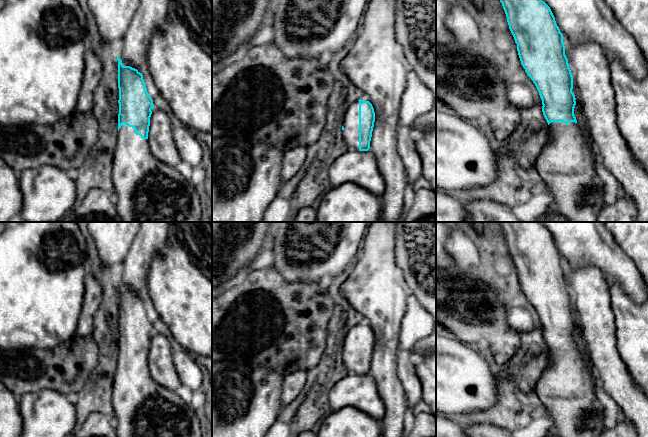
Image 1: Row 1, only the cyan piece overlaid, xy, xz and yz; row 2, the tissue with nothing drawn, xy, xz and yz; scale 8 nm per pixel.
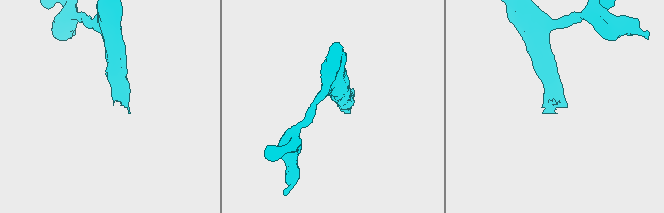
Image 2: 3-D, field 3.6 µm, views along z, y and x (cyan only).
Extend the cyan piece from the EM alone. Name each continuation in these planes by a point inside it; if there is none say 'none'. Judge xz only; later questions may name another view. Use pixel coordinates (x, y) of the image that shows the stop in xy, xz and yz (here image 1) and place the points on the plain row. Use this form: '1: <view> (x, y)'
1: xz (350, 358)

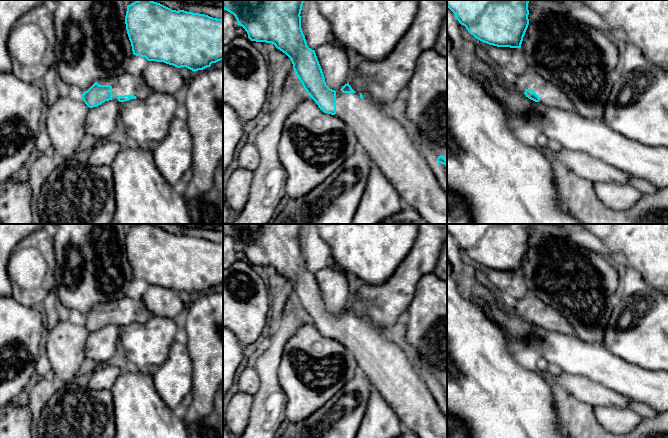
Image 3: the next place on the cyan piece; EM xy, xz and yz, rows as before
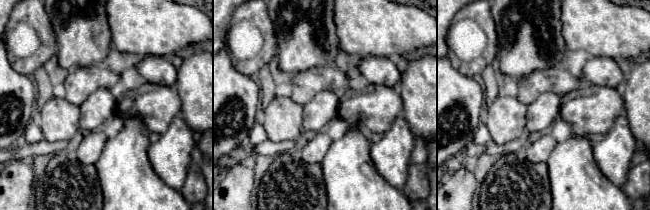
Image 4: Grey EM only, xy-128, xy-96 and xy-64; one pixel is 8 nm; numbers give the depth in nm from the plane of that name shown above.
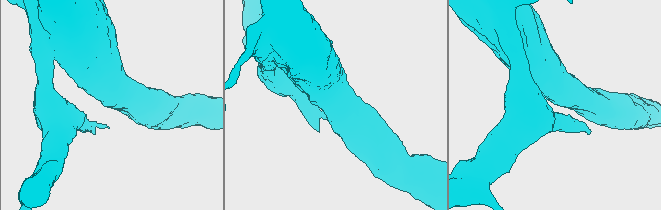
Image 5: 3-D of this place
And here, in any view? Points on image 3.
1: xy (125, 308)

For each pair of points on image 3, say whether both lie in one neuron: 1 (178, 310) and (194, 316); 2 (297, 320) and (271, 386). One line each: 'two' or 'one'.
1: two
2: one

